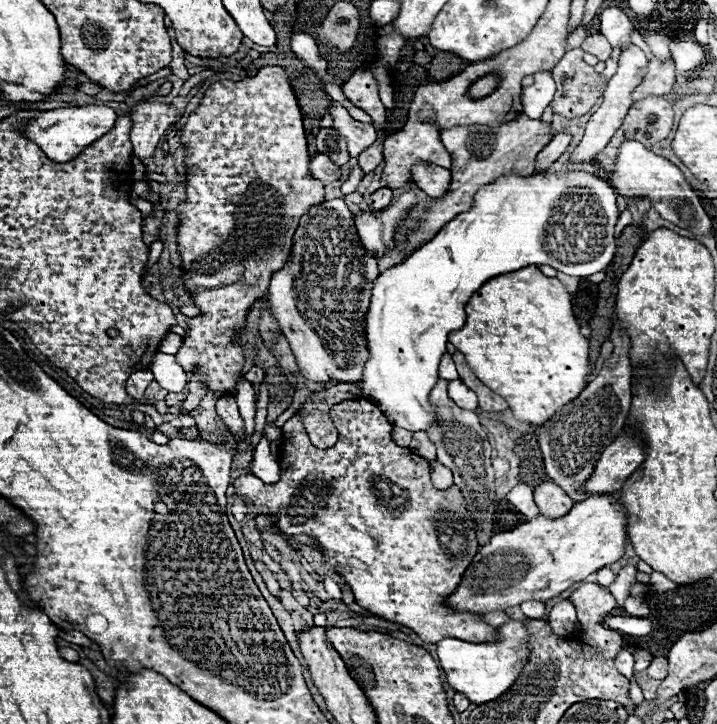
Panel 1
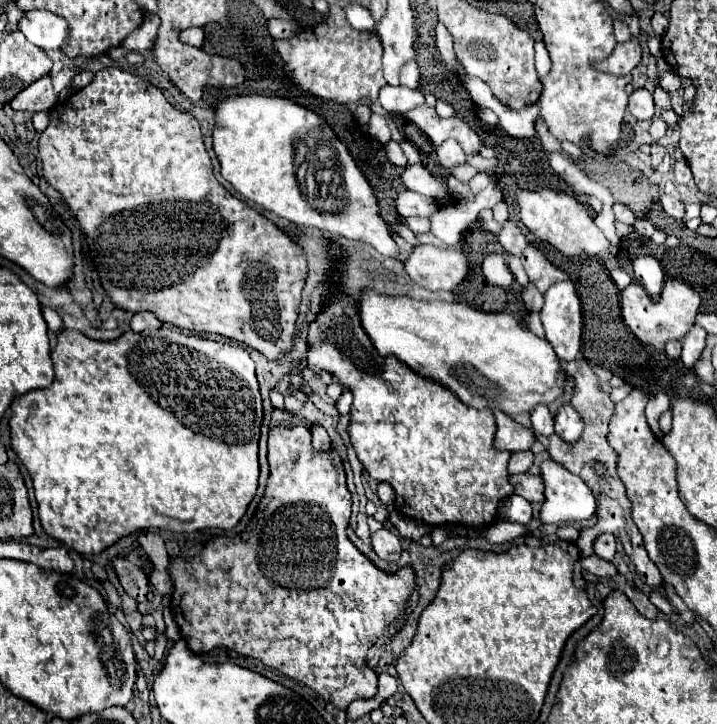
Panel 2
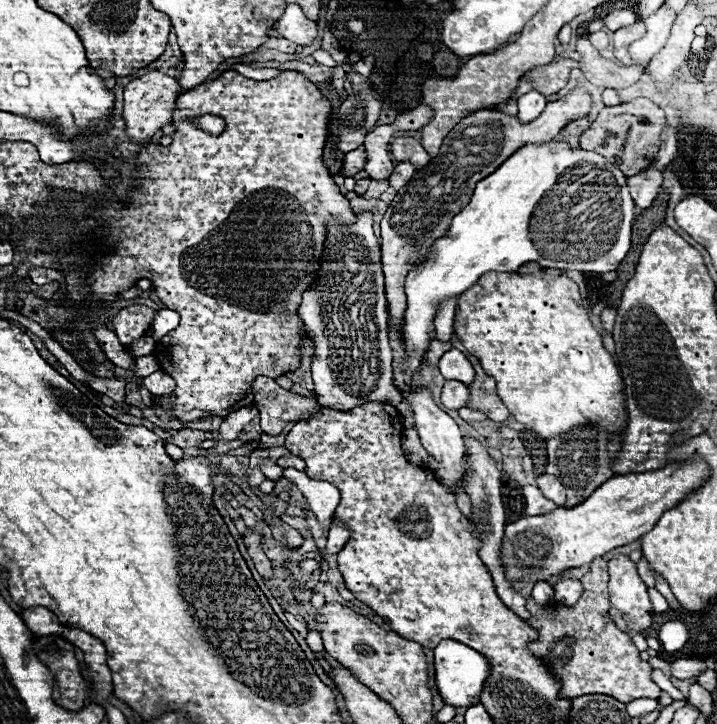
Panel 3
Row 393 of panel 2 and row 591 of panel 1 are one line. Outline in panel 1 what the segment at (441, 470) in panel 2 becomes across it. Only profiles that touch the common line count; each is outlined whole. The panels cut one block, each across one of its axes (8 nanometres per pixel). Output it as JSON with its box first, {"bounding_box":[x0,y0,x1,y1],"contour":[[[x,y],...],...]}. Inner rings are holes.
{"bounding_box":[234,398,496,644],"contour":[[[364,398],[362,400],[344,400],[340,404],[334,404],[328,414],[330,414],[330,420],[334,422],[334,426],[338,430],[338,442],[336,442],[334,448],[326,448],[326,450],[316,448],[310,442],[310,438],[306,436],[306,430],[304,430],[304,424],[300,420],[300,414],[294,414],[282,426],[282,434],[284,434],[282,438],[284,438],[284,442],[282,442],[282,454],[280,454],[280,472],[282,472],[280,474],[280,480],[276,484],[264,484],[262,480],[258,480],[258,478],[246,478],[246,474],[244,474],[238,480],[234,480],[236,496],[242,498],[242,500],[246,500],[248,504],[252,504],[256,510],[262,508],[262,512],[268,514],[274,520],[276,530],[280,530],[284,534],[284,538],[286,538],[286,542],[288,542],[288,546],[292,550],[302,550],[302,548],[314,548],[314,546],[318,546],[320,548],[318,552],[324,558],[324,566],[328,570],[340,574],[340,578],[352,588],[354,598],[356,598],[356,604],[360,604],[370,614],[380,616],[380,618],[384,618],[388,622],[396,622],[396,624],[408,626],[410,630],[414,630],[428,644],[436,644],[442,638],[460,638],[460,640],[470,640],[470,642],[490,642],[490,640],[494,640],[496,638],[496,628],[486,626],[484,622],[480,622],[478,620],[480,614],[472,614],[470,612],[470,616],[450,616],[452,612],[448,612],[448,608],[444,606],[444,598],[450,596],[456,590],[456,586],[458,586],[464,570],[470,566],[472,556],[476,556],[476,552],[480,548],[478,536],[476,536],[470,520],[466,518],[466,500],[464,500],[462,492],[456,486],[450,486],[446,490],[436,490],[432,486],[428,462],[424,458],[420,458],[418,454],[414,454],[410,448],[402,448],[402,446],[396,446],[392,442],[392,438],[390,438],[392,424],[388,422],[388,418],[384,416],[384,412],[376,404],[372,404],[372,402],[364,400]]]}

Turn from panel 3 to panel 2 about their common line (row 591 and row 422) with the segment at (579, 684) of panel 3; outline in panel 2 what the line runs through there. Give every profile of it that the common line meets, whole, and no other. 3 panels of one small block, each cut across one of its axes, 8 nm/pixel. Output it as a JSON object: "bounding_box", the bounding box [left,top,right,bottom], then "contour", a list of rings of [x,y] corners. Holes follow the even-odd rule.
{"bounding_box":[538,356,664,590],"contour":[[[578,356],[572,362],[560,360],[560,366],[568,376],[574,378],[574,398],[572,398],[572,402],[574,402],[574,408],[578,410],[580,418],[584,420],[584,434],[582,434],[582,440],[578,440],[578,444],[568,444],[560,440],[556,434],[550,436],[550,438],[538,438],[538,440],[544,445],[551,458],[558,460],[558,463],[562,464],[564,468],[568,468],[572,474],[578,474],[588,484],[594,498],[598,500],[598,510],[596,510],[598,524],[594,528],[588,528],[588,532],[594,532],[594,536],[604,534],[604,532],[618,536],[618,540],[624,546],[626,556],[632,560],[632,564],[636,568],[636,574],[642,578],[642,582],[646,586],[658,590],[658,588],[664,586],[664,580],[662,580],[656,564],[648,558],[648,554],[644,550],[642,534],[630,518],[632,506],[630,506],[630,500],[626,496],[626,488],[624,488],[624,484],[618,476],[618,470],[616,470],[618,454],[614,452],[614,448],[606,440],[608,422],[610,422],[612,412],[614,412],[614,404],[612,404],[608,392],[604,392],[600,388],[598,378],[592,374],[592,370],[588,368],[588,362],[582,356]]]}

